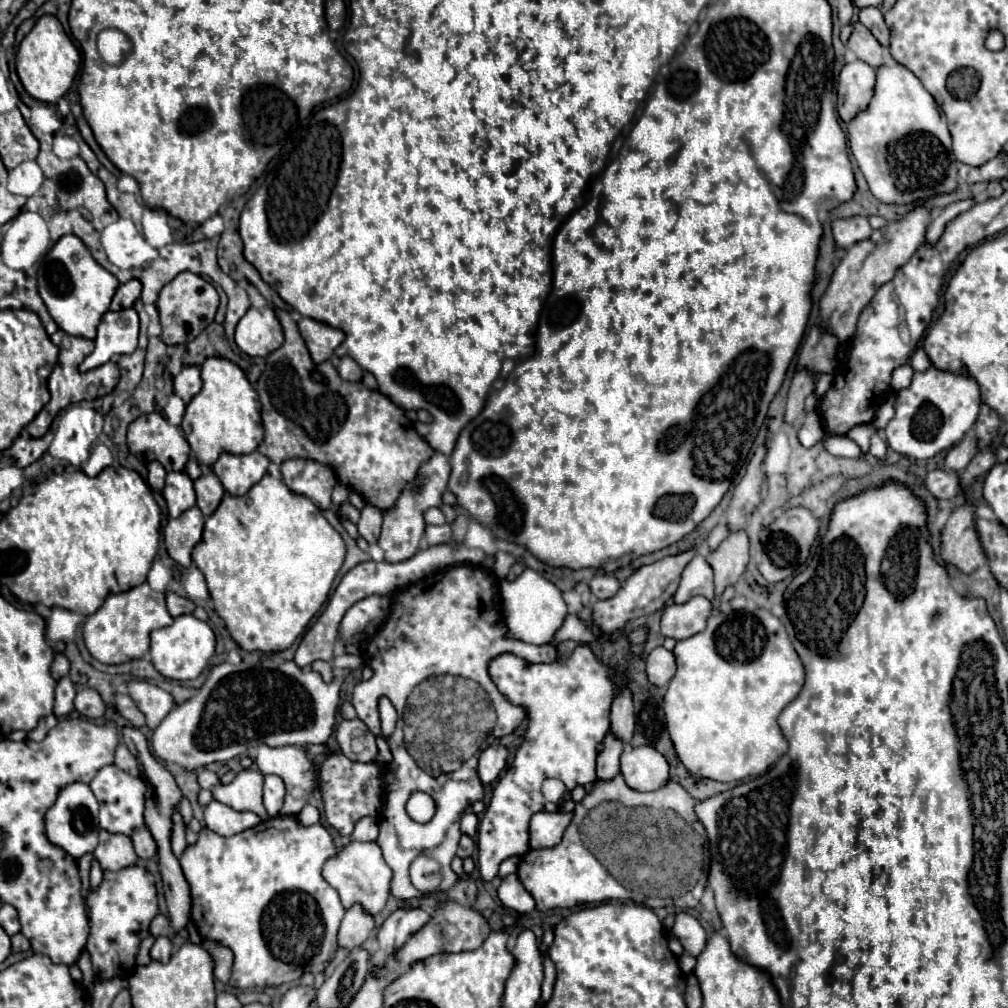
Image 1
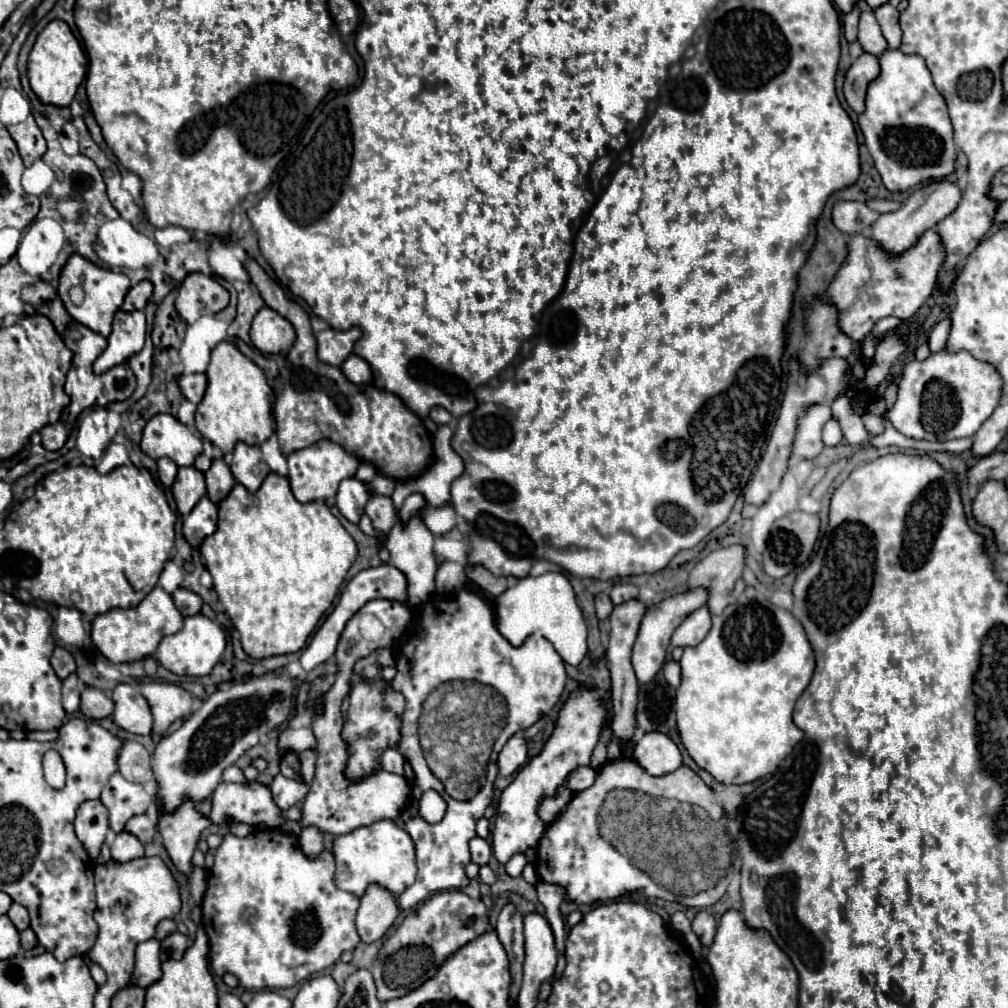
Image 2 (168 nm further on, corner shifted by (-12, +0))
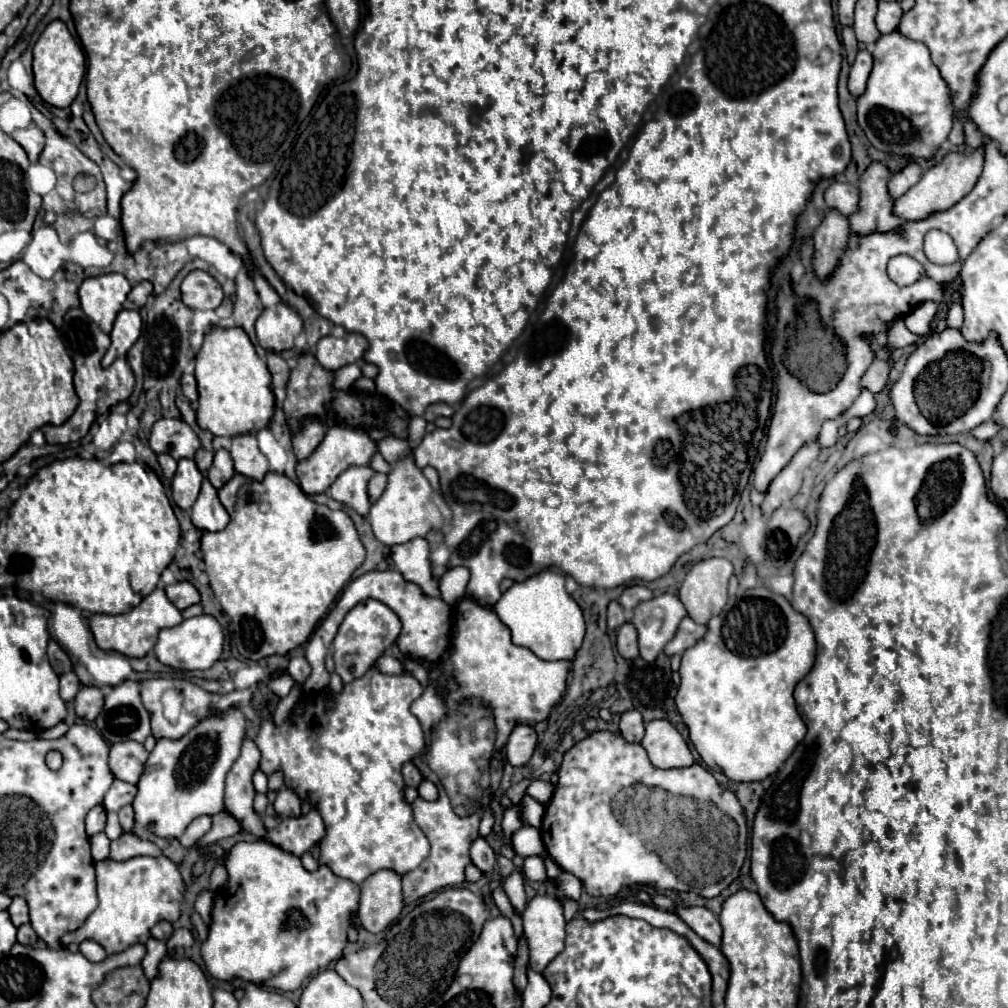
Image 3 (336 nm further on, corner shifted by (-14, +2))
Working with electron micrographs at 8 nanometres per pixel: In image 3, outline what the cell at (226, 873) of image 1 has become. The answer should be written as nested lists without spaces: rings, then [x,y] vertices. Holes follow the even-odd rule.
[[[266,840],[238,842],[226,858],[226,870],[230,880],[216,892],[210,932],[202,942],[202,960],[212,978],[224,982],[242,978],[246,982],[254,982],[278,992],[292,992],[300,988],[308,976],[326,968],[332,960],[338,960],[342,956],[342,950],[348,942],[346,928],[350,924],[350,916],[358,910],[358,884],[334,876],[334,872],[330,872],[330,868],[326,866],[320,866],[314,872],[306,872],[298,856],[282,852],[282,848]],[[290,908],[302,910],[304,920],[302,924],[284,930],[286,914]]]

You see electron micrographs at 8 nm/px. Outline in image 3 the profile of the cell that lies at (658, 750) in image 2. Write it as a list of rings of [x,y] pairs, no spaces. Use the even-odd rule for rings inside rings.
[[[668,720],[648,722],[642,746],[656,768],[682,768],[694,764],[686,740]]]

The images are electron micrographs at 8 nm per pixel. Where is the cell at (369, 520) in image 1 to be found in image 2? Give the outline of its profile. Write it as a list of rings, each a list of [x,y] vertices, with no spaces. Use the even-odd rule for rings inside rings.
[[[372,496],[366,504],[366,514],[370,516],[372,520],[372,526],[374,530],[382,532],[382,534],[388,534],[388,530],[396,524],[398,516],[396,516],[396,510],[392,506],[392,500],[386,498],[386,496]]]

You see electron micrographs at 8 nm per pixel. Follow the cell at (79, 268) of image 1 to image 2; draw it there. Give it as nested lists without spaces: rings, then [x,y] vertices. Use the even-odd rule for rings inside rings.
[[[72,254],[66,260],[66,264],[64,264],[62,272],[60,272],[60,280],[58,280],[58,296],[62,298],[68,314],[76,322],[84,324],[86,328],[102,334],[104,338],[112,332],[112,318],[120,310],[128,288],[130,288],[128,276],[124,276],[122,272],[112,272],[112,270],[100,268],[100,266],[96,266],[94,262],[90,262],[88,258],[84,258],[80,254]],[[76,284],[82,284],[82,288],[84,288],[84,302],[80,306],[74,306],[72,300],[70,300],[70,296],[68,296],[68,290],[72,286],[76,286]]]

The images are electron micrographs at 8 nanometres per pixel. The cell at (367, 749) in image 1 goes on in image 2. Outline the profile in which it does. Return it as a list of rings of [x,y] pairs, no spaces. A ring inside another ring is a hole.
[[[386,748],[386,750],[380,754],[380,764],[382,764],[382,768],[388,770],[388,772],[402,774],[404,758],[402,758],[402,754],[400,754],[396,748]]]

